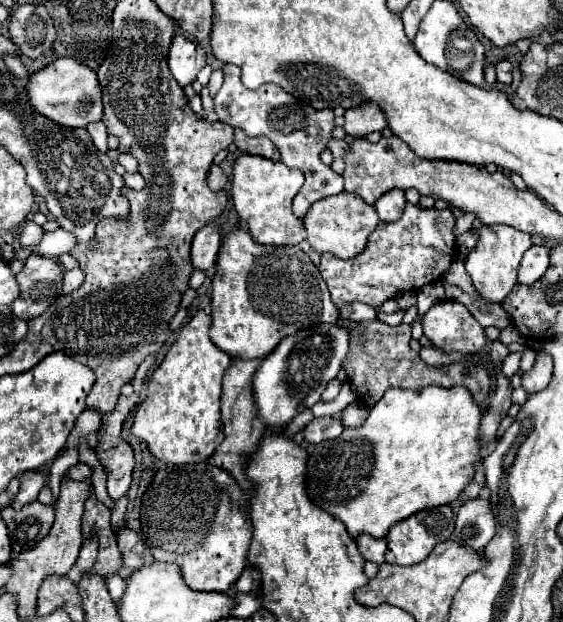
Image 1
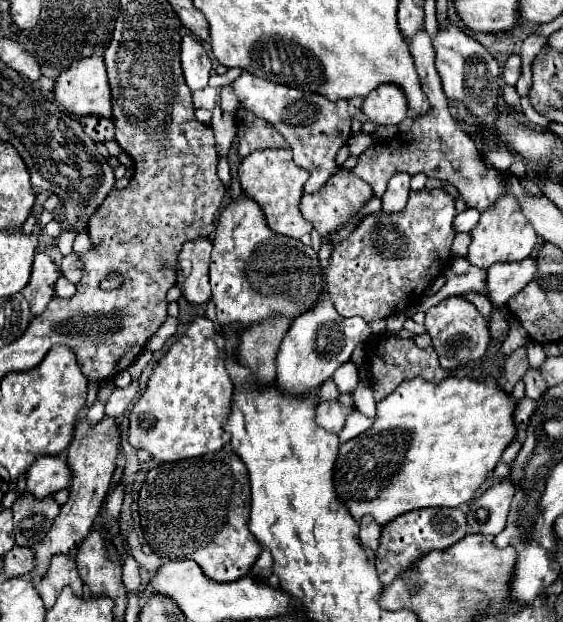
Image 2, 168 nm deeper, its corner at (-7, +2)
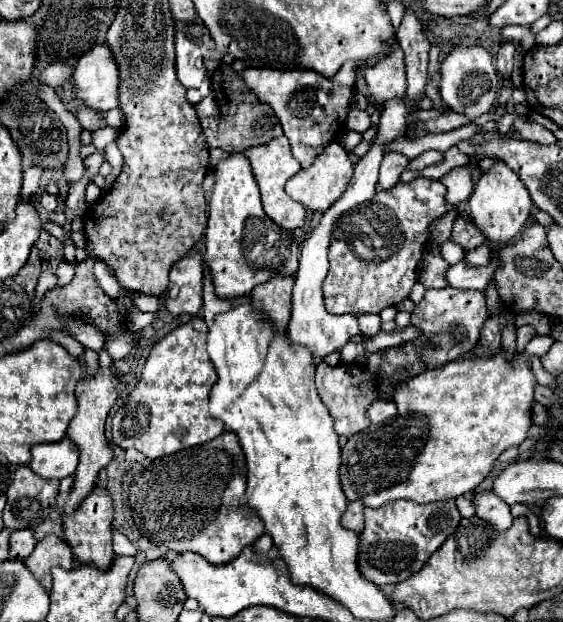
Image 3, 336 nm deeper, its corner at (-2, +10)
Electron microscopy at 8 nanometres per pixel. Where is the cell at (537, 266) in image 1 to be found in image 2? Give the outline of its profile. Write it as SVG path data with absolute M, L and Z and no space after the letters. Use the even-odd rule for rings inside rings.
M525 258L517 264L493 264L493 268L487 270L487 296L493 306L503 308L507 300L517 294L529 280L533 280L537 272L537 260Z

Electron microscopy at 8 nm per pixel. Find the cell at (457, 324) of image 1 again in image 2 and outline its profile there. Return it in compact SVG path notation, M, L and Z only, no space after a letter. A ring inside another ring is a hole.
M445 298L437 306L425 312L425 330L433 340L433 348L439 354L439 364L445 370L455 370L469 360L479 360L489 346L489 326L479 310L465 298Z

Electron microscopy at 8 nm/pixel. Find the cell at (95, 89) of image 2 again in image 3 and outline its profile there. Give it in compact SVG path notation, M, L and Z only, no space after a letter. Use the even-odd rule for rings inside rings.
M106 44L80 56L72 74L72 88L76 98L84 100L88 108L108 112L118 106L118 72Z

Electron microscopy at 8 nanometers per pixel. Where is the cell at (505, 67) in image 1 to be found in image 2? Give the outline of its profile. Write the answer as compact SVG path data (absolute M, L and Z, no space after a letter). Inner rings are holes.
M511 54L505 62L505 68L503 68L503 80L509 84L509 86L515 86L517 80L519 80L519 74L521 74L521 56L519 54Z

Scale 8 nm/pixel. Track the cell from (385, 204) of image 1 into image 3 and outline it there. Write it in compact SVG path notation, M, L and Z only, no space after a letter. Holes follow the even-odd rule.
M398 152L384 154L384 160L380 164L380 182L378 182L378 188L380 190L394 188L396 182L400 182L400 174L406 168L408 168L408 158L404 154L398 154Z

